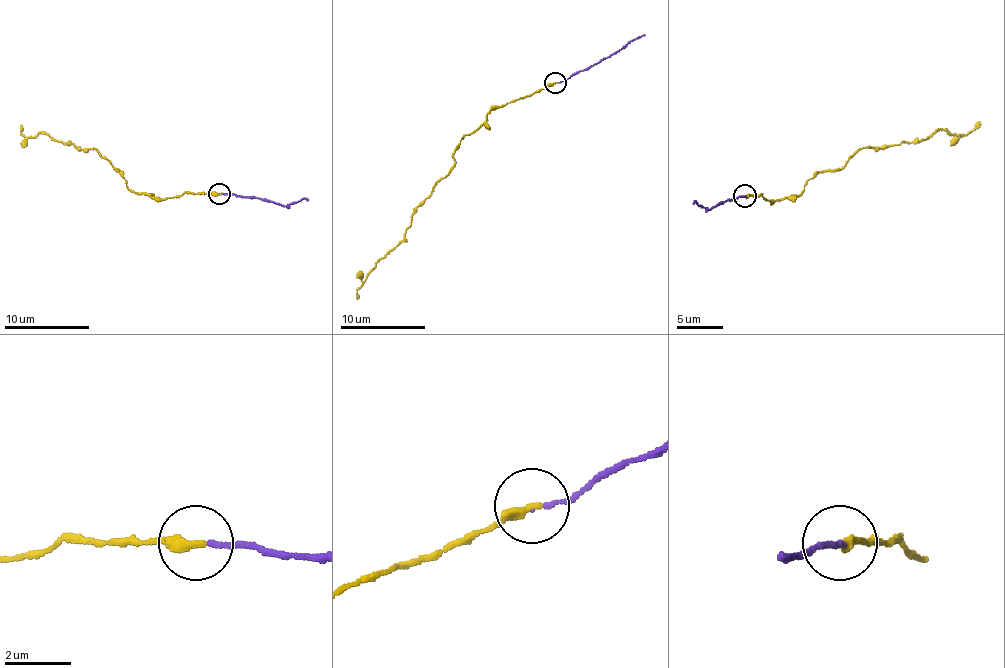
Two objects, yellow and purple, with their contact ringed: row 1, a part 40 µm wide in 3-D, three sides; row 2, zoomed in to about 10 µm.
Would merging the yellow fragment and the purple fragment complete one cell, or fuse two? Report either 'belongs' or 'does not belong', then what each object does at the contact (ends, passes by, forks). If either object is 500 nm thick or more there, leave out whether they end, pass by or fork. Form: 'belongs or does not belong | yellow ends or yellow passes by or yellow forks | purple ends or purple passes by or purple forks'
belongs | yellow ends | purple ends

